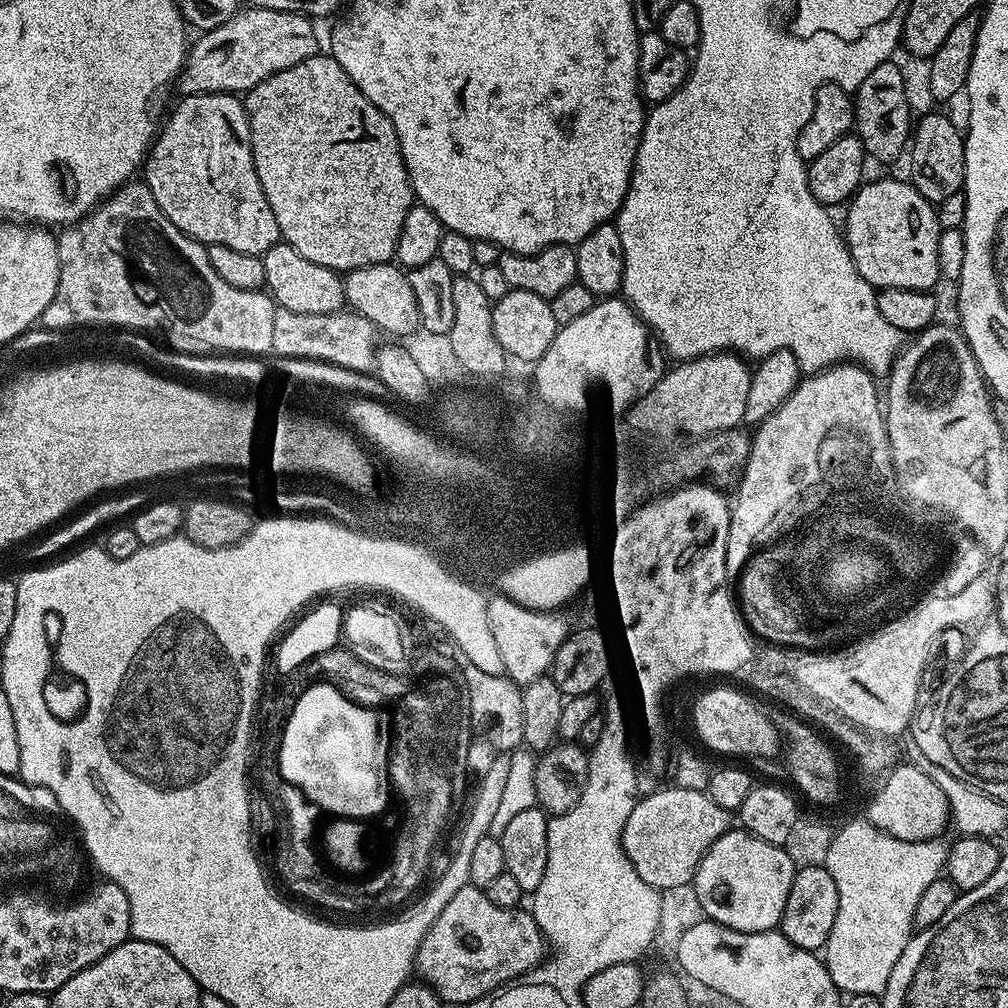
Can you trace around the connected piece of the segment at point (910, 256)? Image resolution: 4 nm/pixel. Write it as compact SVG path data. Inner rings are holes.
M907 179L872 180L860 185L859 190L847 201L848 213L842 220L842 235L848 252L858 266L858 274L866 278L872 287L909 288L910 290L932 290L942 277L938 266L938 240L941 234L937 209Z

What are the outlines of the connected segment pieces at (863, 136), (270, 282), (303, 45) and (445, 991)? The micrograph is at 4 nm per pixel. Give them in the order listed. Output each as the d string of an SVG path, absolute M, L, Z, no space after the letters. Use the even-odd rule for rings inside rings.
M889 62L866 74L866 82L855 89L854 107L856 119L854 121L855 135L864 144L864 151L880 164L888 164L900 155L905 155L910 144L910 137L914 131L914 116L912 120L912 104L908 101L908 84L904 81L904 72Z
M275 244L262 259L267 291L279 307L298 310L298 314L330 314L345 307L343 279L332 269L318 266L318 262L310 262L310 258L302 258L302 254L298 254L298 250L289 244Z
M241 7L229 20L222 22L222 26L214 26L214 30L197 35L197 40L195 37L184 62L184 70L178 77L178 88L184 94L246 94L258 86L258 82L278 74L278 70L298 66L298 62L321 51L316 41L316 28L312 24L315 23L301 12Z
M467 883L446 910L430 926L414 965L419 979L429 984L445 1005L467 1006L497 988L522 978L531 968L539 968L546 956L546 941L531 911L523 907L494 906L483 888Z

